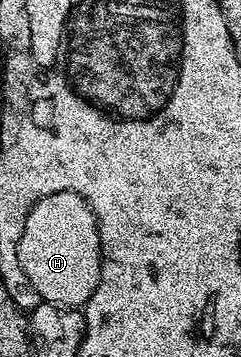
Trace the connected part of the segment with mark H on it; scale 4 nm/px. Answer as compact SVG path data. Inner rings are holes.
M56 192L30 207L17 246L18 267L45 303L80 308L91 298L102 271L98 224L79 194Z

